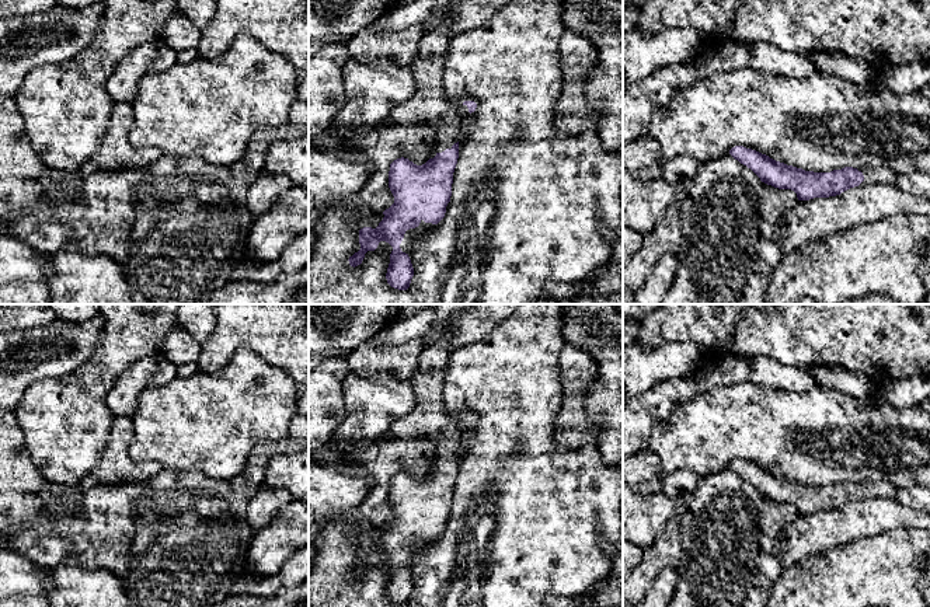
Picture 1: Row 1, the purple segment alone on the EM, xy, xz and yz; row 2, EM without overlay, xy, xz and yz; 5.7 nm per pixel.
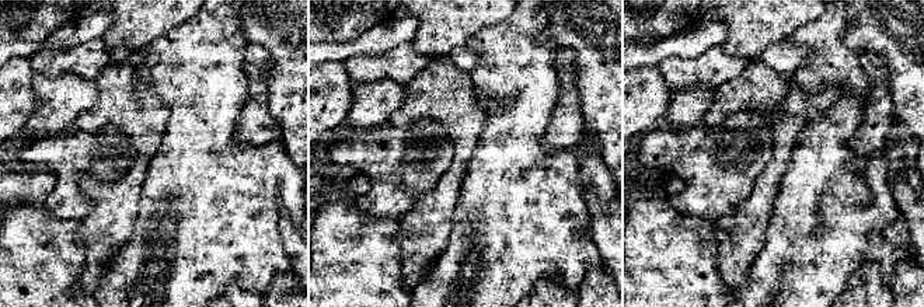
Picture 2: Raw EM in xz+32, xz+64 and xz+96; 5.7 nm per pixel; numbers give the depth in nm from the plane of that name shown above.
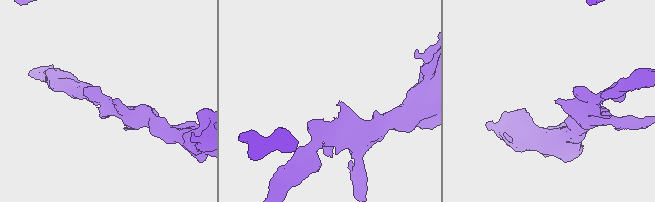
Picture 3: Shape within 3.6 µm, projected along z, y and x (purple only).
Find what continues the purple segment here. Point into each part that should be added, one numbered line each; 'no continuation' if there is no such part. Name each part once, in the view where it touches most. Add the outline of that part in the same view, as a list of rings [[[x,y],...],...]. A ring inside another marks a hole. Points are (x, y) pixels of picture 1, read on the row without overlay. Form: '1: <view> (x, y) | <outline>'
1: xz (429, 419) | [[[445,370],[417,373],[411,378],[414,409],[396,421],[389,433],[400,440],[425,439],[436,451],[435,465],[442,467],[461,453],[460,437],[467,419],[453,419],[443,401]]]
2: xz (411, 548) | [[[421,534],[418,541],[407,544],[400,558],[401,565],[410,568],[417,551],[421,550],[425,544],[432,543],[433,540],[435,538],[432,537],[425,537],[424,534]]]

